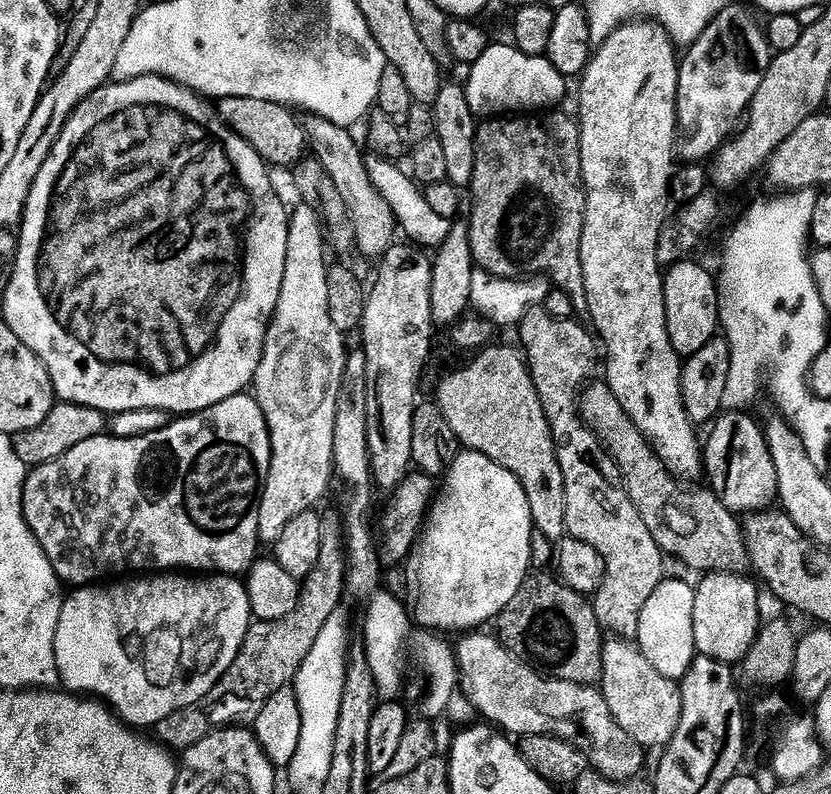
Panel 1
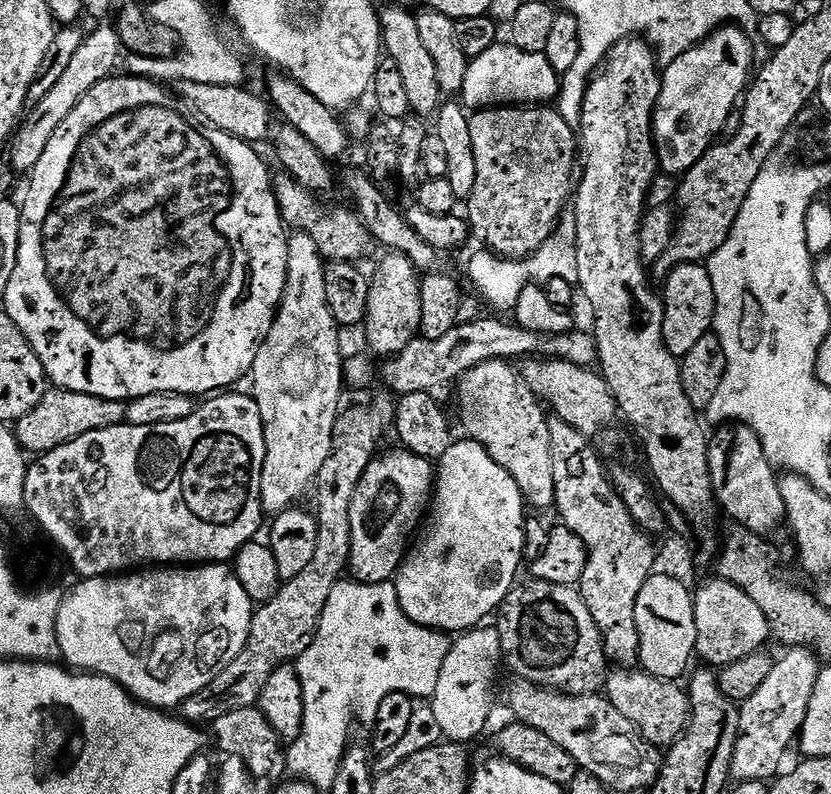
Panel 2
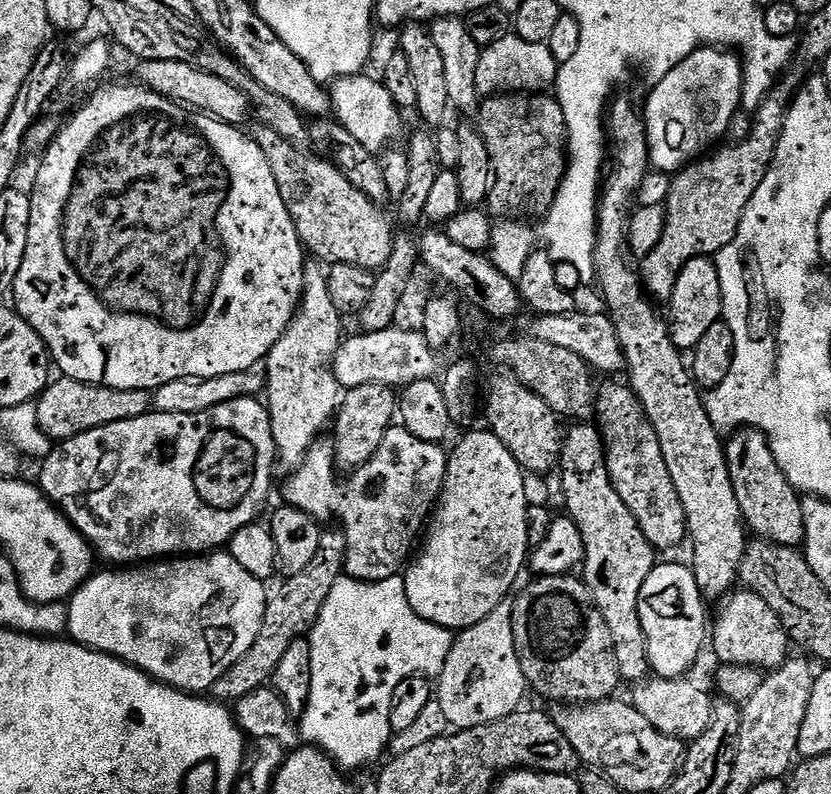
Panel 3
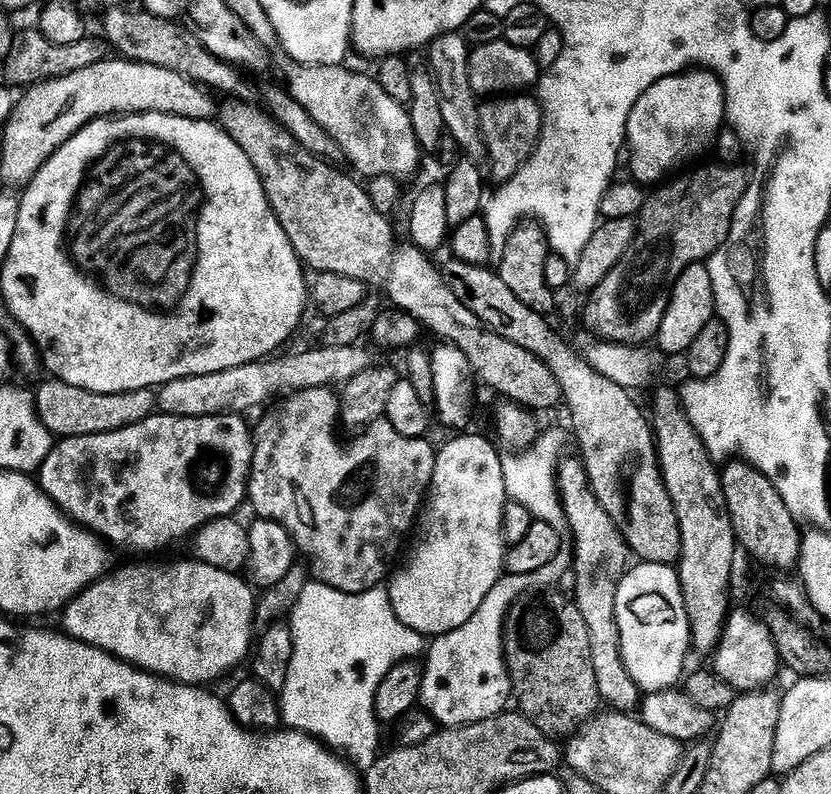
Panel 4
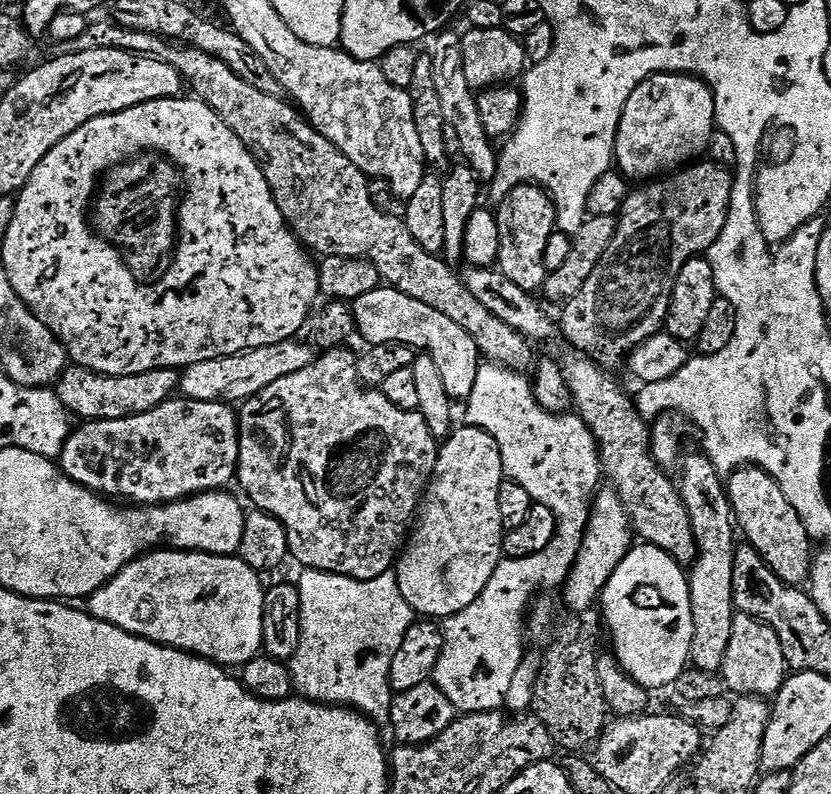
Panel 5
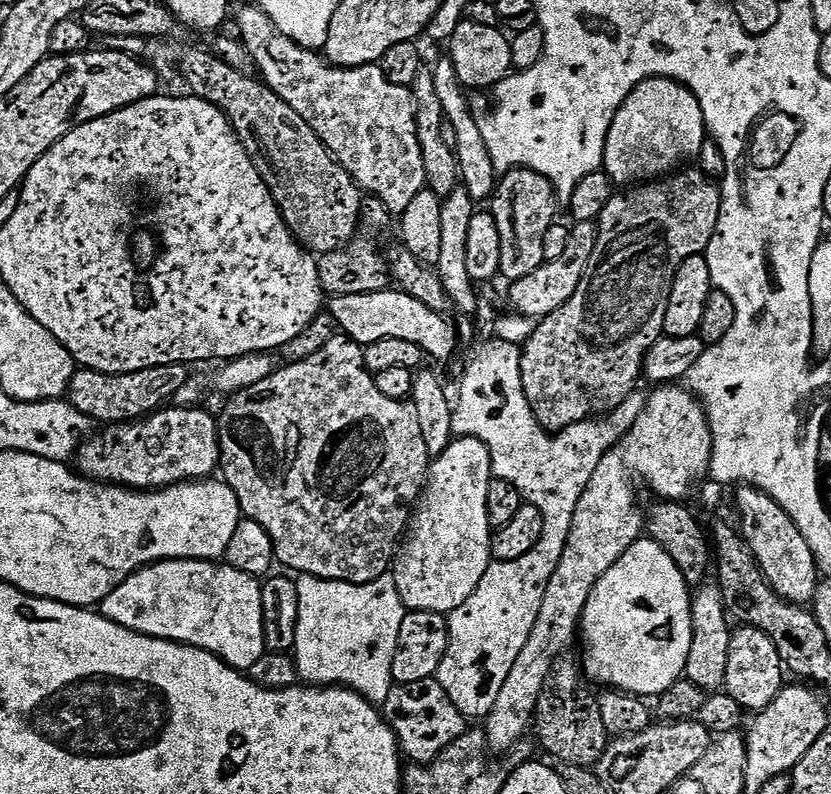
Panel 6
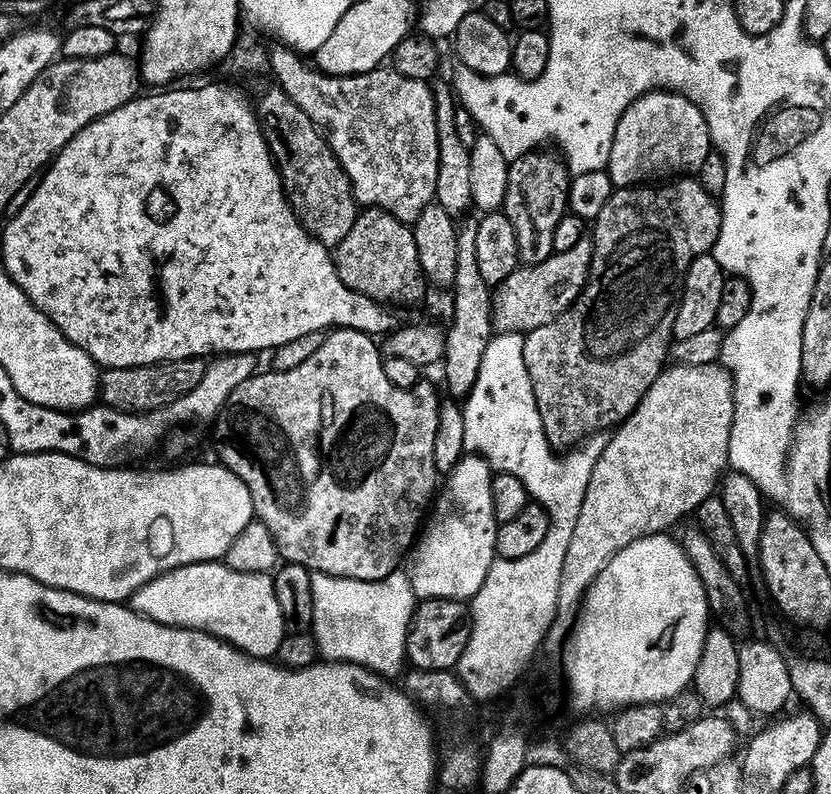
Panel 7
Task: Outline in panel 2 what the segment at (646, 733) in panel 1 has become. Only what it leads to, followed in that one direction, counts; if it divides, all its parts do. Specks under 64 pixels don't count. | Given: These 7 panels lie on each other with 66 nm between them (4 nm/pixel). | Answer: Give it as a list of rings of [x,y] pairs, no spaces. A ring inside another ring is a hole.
[[[620,668],[609,671],[606,698],[627,720],[634,722],[637,732],[657,746],[671,746],[684,735],[692,714],[688,693],[676,680],[663,680],[643,670],[627,672]]]

